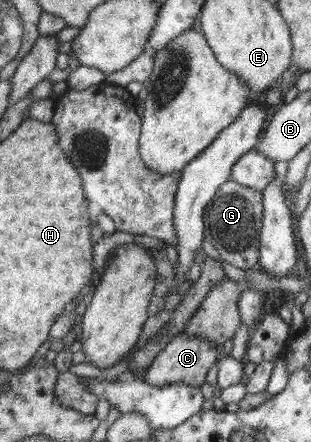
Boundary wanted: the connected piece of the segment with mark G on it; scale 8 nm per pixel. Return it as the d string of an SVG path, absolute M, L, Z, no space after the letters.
M227 180L204 208L205 238L210 240L222 259L244 271L258 265L259 234L263 221L263 191Z

